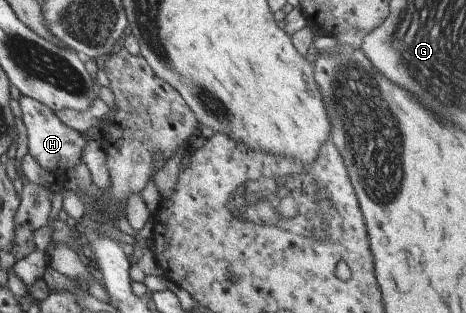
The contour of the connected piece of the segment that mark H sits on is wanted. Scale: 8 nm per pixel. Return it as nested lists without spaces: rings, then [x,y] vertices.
[[[20,96],[17,100],[21,110],[21,122],[27,131],[27,151],[33,156],[43,170],[53,174],[55,182],[62,184],[66,171],[81,162],[81,152],[88,140],[85,140],[78,131],[68,128],[55,118],[49,107],[45,107],[39,100]]]

